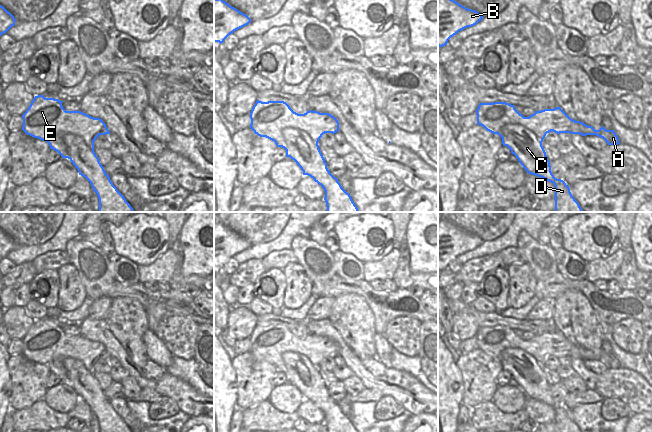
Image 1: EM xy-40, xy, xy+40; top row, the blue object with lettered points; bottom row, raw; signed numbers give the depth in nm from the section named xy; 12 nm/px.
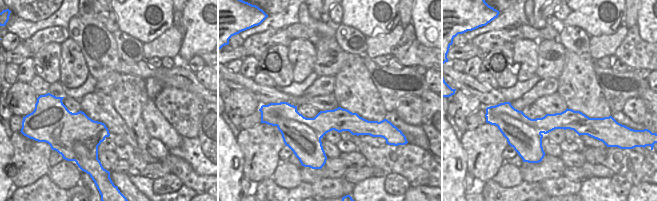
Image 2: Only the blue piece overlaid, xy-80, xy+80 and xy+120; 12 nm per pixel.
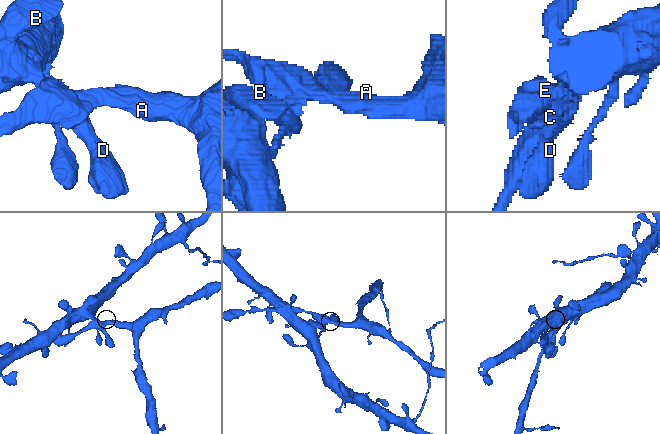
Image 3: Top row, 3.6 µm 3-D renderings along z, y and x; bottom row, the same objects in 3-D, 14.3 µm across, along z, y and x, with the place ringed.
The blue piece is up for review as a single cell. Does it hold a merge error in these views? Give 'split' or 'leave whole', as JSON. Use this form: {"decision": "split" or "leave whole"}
{"decision": "split"}

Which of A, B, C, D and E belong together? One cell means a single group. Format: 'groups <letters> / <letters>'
groups A E / B C D

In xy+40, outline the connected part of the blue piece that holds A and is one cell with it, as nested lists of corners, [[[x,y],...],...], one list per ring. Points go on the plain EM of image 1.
[[[506,326],[480,327],[476,338],[478,349],[499,360],[506,348],[513,347],[529,353],[542,366],[546,358],[553,355],[557,358],[596,359],[603,362],[608,369],[620,368],[614,354],[606,354],[603,350],[595,354],[592,350],[571,343],[560,331],[535,335],[529,341],[524,341],[514,329]]]

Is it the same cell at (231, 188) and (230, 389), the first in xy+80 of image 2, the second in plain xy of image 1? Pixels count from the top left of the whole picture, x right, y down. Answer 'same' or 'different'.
same

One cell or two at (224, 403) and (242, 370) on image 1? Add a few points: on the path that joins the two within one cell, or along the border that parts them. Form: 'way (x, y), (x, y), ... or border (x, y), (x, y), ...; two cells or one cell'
border (230, 361), (236, 376), (237, 404); two cells

